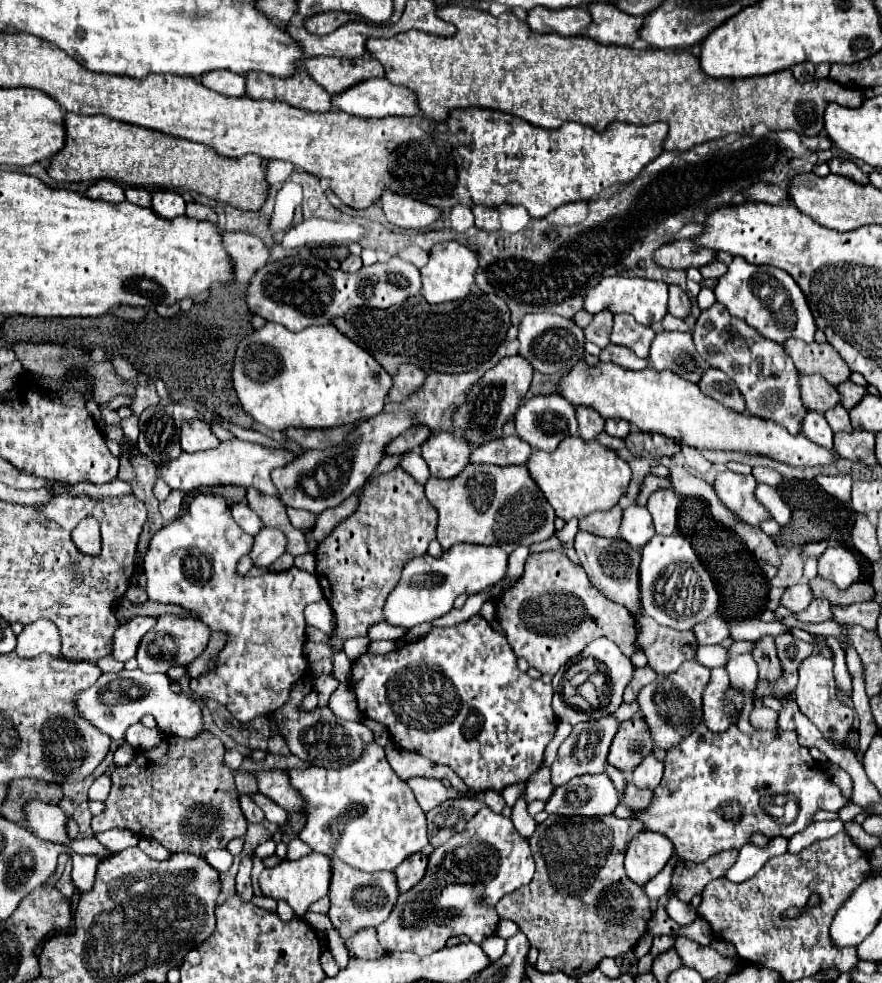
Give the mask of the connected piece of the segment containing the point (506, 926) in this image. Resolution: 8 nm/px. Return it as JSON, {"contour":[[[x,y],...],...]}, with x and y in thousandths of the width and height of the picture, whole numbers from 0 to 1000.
{"contour":[[[569,935],[569,937],[565,939],[565,951],[571,953],[571,955],[583,953],[583,949],[587,949],[587,947],[590,947],[590,943],[587,943],[583,937],[578,937],[578,935]]]}

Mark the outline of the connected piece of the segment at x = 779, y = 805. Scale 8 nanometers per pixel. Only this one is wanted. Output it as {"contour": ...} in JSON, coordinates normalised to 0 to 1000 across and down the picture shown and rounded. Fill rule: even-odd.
{"contour":[[[794,736],[769,760],[755,764],[753,790],[741,805],[741,817],[723,833],[732,839],[732,843],[755,849],[764,858],[771,874],[780,878],[798,878],[816,866],[839,866],[841,860],[850,858],[855,847],[873,854],[882,849],[896,854],[900,847],[921,839],[925,825],[939,823],[950,827],[961,817],[964,813],[941,795],[932,778],[921,772],[916,762],[905,758],[898,744],[855,742],[855,746],[848,748],[830,738],[823,744],[810,746]]]}

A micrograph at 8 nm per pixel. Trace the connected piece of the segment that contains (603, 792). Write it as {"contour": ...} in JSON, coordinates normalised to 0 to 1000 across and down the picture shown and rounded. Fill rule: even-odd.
{"contour":[[[687,786],[658,788],[646,797],[628,803],[628,809],[619,817],[619,825],[630,829],[673,831],[696,827],[701,815],[701,805]]]}

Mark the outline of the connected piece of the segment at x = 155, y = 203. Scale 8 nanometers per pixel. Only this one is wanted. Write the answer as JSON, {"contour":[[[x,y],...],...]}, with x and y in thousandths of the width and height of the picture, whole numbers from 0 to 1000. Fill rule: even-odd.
{"contour":[[[177,194],[172,198],[172,213],[186,223],[197,223],[209,219],[211,204],[200,194]]]}

